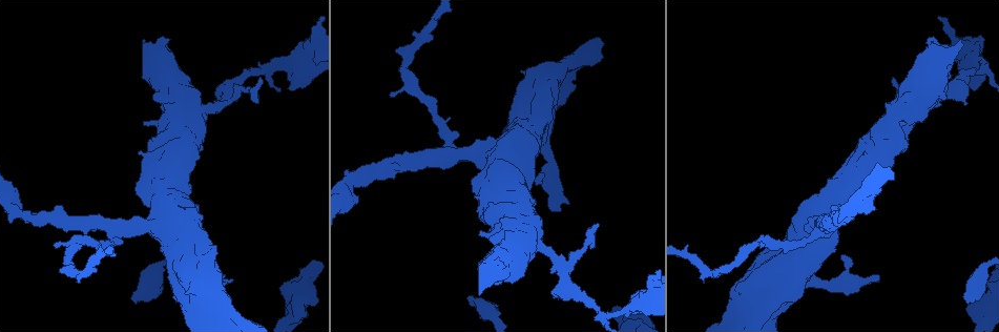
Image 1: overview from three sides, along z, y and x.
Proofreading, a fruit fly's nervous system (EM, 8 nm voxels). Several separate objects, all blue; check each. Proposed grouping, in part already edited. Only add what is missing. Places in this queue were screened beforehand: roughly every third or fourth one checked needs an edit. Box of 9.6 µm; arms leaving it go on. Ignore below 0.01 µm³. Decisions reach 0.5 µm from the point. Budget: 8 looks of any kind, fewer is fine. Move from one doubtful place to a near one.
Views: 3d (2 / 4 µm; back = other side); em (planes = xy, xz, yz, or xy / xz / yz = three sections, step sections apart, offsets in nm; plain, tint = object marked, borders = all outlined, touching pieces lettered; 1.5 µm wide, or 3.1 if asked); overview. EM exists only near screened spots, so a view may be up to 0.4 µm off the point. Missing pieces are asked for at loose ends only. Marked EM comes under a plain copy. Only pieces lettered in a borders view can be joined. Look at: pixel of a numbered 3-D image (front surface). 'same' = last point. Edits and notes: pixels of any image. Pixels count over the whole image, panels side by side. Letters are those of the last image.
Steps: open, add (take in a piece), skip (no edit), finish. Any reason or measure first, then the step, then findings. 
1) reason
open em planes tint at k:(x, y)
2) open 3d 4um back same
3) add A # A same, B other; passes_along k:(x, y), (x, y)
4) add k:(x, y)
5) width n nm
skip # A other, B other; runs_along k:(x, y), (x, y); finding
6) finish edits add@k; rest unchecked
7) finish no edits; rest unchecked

free end
open 3d 4um at 1:(185, 293)

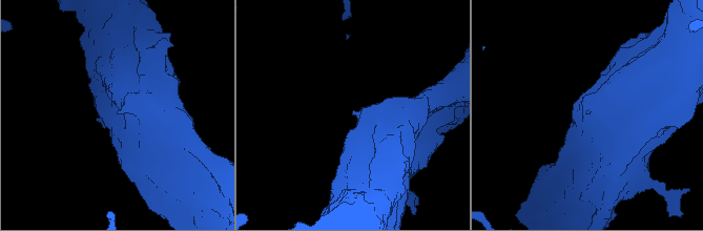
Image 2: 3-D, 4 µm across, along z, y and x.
now the EM
open em planes borders at 2:(117, 112)

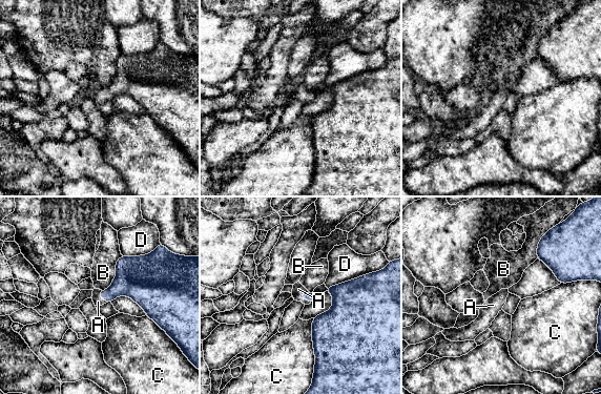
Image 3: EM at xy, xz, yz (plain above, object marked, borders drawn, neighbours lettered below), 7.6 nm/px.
longest_contact C 400 nm
add A # A same, B other, C other, D other; passes_along 3:(312, 296), (305, 298), (298, 289); the cell continues

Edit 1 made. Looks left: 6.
free end
open 3d 4um at 1:(968, 304)

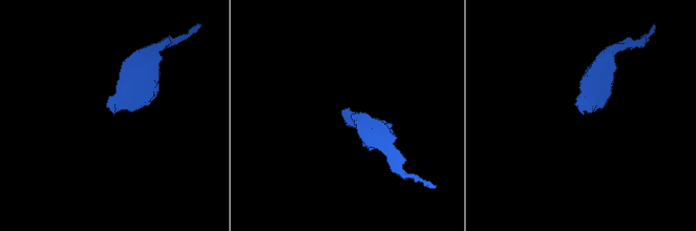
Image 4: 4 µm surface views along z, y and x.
need the tissue
open em planes borders at 4:(115, 112)

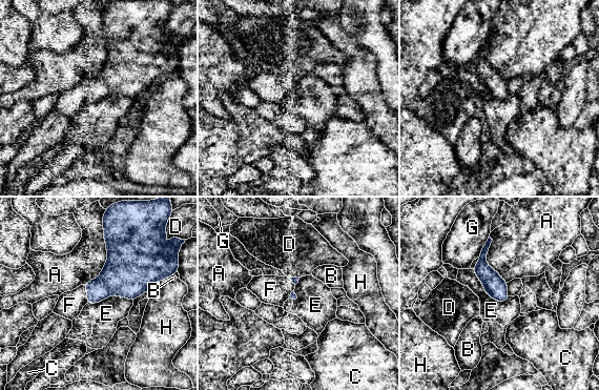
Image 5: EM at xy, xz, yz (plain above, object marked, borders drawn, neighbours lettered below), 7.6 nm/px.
add F # A other, B other, C other, D other, E other, F same, G other, H other; the cell continues

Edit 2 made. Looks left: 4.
see it whole again
open overview

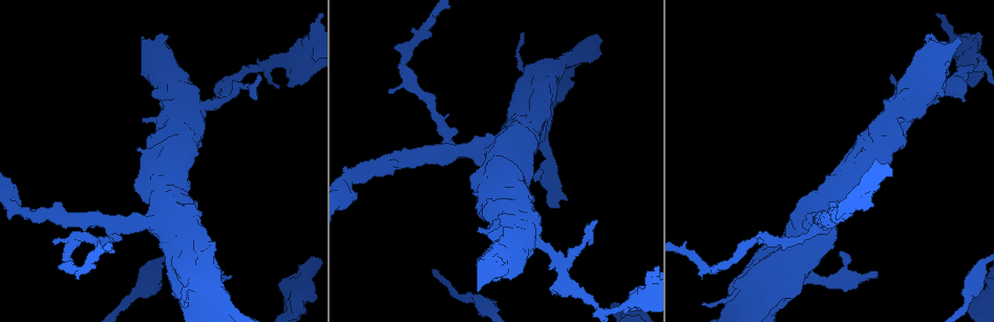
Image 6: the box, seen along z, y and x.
thick end
open em planes borders at 1:(967, 308)

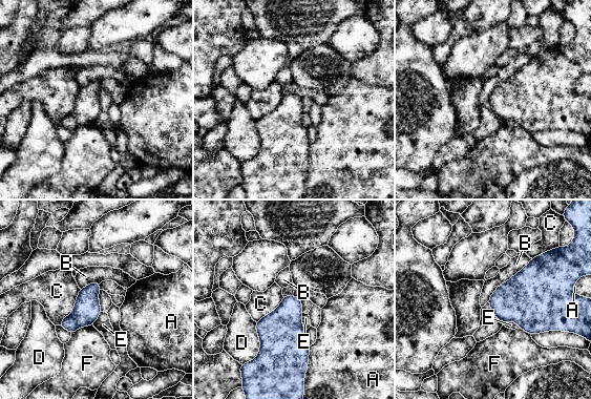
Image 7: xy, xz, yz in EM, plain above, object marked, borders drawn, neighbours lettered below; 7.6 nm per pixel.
skip # A other, B other, C other, D other, E other, F other; border 7:(531, 258), (502, 282), (487, 301); none of them fits

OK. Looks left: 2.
finish edits add@3, add@5; rest unchecked

